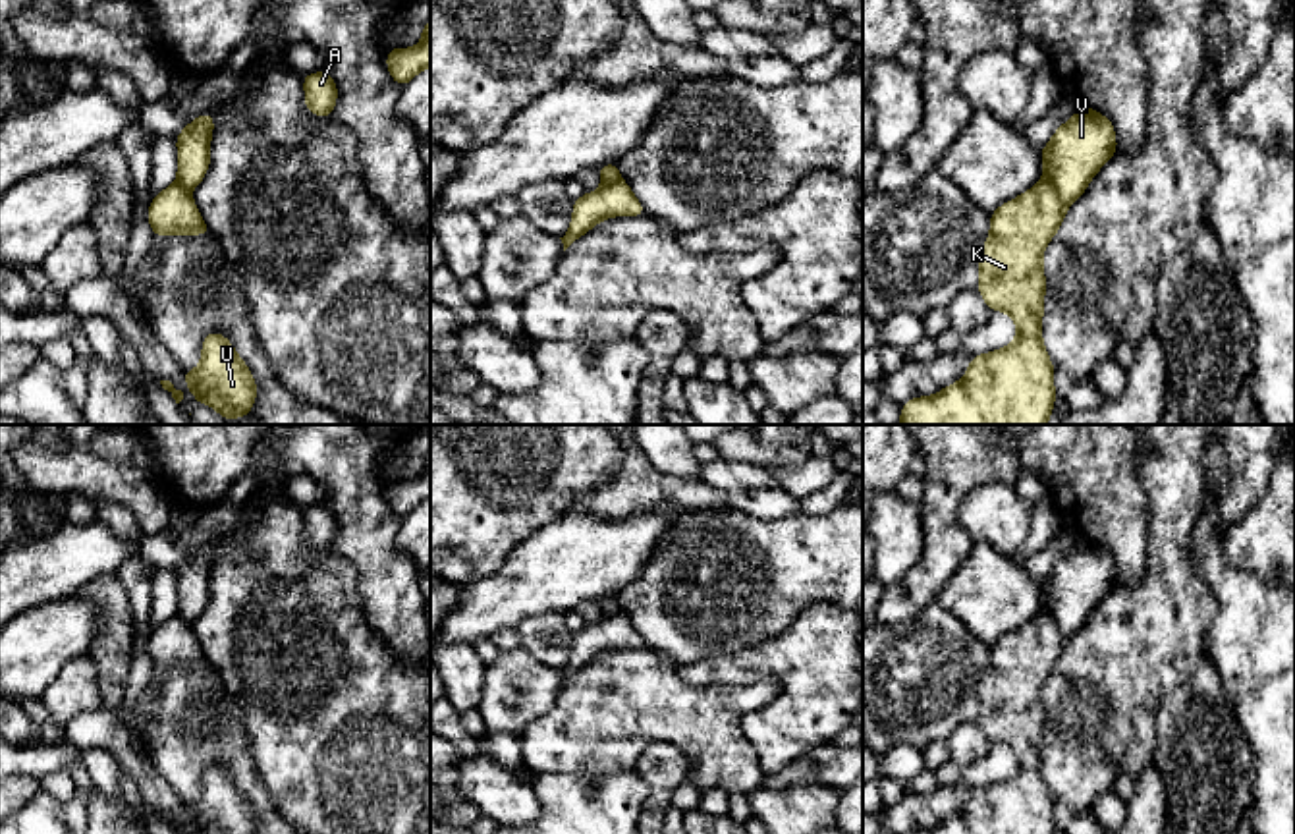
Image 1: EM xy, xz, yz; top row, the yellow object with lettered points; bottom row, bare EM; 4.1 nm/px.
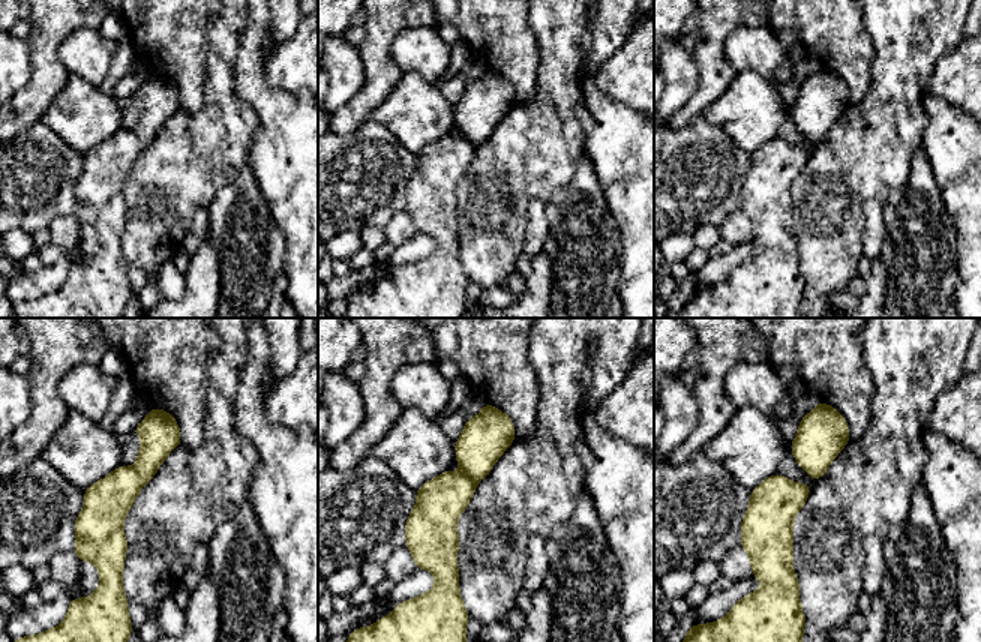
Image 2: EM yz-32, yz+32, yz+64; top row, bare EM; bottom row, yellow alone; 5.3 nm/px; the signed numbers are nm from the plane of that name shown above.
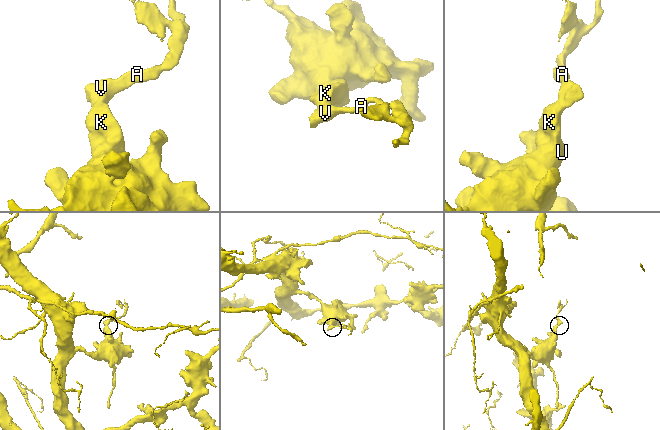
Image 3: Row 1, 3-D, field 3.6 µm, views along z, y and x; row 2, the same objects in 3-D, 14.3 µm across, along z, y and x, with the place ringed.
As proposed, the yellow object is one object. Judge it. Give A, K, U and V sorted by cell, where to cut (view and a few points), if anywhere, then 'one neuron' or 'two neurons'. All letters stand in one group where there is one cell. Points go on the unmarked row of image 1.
A V / K U | yz (1045, 609), (1068, 636) | two neurons

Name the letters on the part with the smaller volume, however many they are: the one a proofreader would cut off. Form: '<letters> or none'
A, V

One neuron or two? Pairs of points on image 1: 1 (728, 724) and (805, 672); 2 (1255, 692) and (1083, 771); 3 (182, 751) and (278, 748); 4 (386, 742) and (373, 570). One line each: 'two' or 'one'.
1: two
2: two
3: two
4: two

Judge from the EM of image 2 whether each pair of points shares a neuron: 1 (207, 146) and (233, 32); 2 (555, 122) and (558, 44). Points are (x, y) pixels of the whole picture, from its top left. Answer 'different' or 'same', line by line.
1: same
2: same

